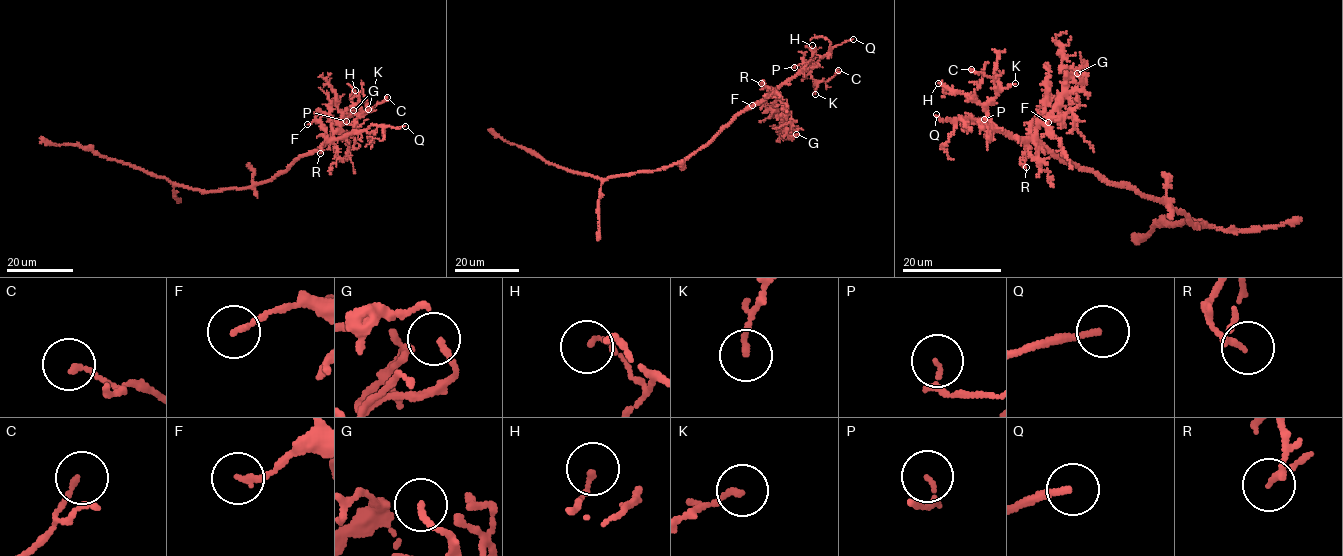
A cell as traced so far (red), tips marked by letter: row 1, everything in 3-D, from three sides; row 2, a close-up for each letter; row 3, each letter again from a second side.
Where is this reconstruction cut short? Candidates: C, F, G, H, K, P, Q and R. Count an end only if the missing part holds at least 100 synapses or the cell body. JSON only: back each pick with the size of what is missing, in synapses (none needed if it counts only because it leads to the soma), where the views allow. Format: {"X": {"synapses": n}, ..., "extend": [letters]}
{"extend": ["Q"]}

